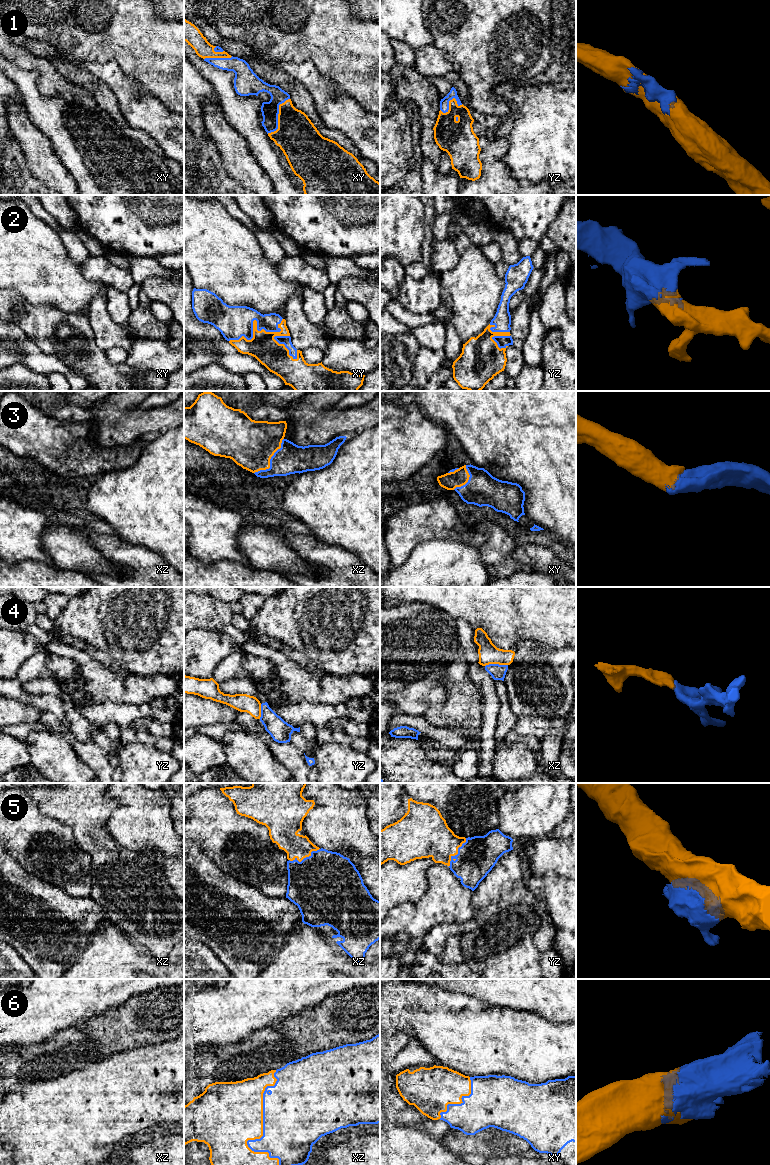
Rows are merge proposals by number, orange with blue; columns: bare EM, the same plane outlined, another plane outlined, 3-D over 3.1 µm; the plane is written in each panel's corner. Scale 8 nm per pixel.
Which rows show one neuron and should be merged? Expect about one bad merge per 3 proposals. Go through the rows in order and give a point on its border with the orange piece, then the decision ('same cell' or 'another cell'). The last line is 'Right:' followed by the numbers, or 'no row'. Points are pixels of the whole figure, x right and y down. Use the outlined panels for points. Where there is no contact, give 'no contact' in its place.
1: contact xy (278, 117); same cell
2: contact xy (256, 321); same cell
3: contact xz (269, 460); same cell
4: contact xz (496, 663); same cell
5: contact yz (457, 853); same cell
6: contact xz (262, 1129); same cell
Right: 1, 2, 3, 4, 5, 6

